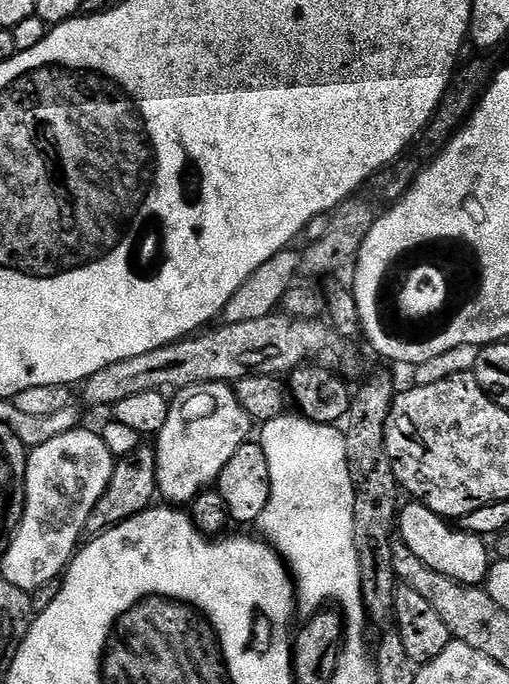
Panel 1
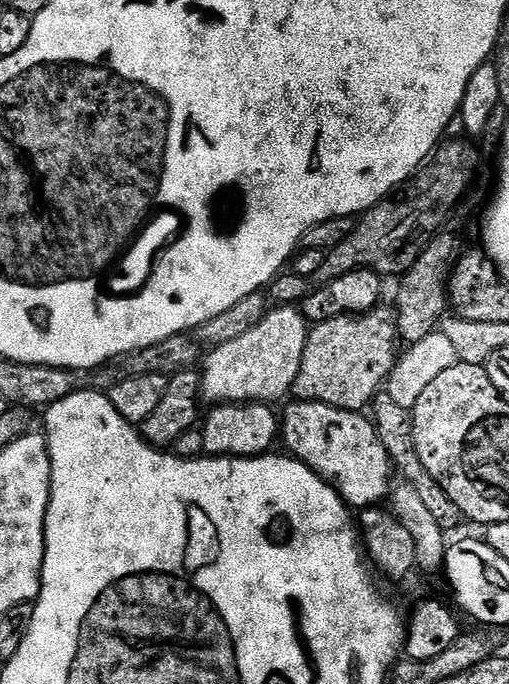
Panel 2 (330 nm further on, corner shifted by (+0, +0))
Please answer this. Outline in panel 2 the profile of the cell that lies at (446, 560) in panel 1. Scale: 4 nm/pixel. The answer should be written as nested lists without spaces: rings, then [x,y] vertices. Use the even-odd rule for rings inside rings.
[[[293,399],[292,404],[285,403],[284,416],[280,420],[279,435],[289,453],[295,459],[301,460],[308,468],[313,468],[324,481],[335,488],[338,495],[344,499],[345,504],[353,509],[371,508],[387,501],[390,496],[390,483],[388,484],[388,471],[393,471],[391,458],[386,454],[386,446],[378,438],[373,421],[367,415],[350,410],[342,410],[334,406],[326,406],[322,402],[313,400]]]

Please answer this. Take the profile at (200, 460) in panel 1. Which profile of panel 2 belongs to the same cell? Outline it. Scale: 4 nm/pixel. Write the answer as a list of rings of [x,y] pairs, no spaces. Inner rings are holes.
[[[276,306],[265,311],[264,316],[254,326],[254,330],[246,330],[234,342],[226,342],[222,346],[211,349],[203,357],[202,375],[200,377],[200,390],[203,399],[209,400],[209,405],[217,404],[246,404],[249,402],[273,402],[272,400],[283,401],[289,395],[298,378],[298,366],[302,366],[302,354],[306,350],[308,333],[310,331],[309,321],[304,319],[299,307]]]

